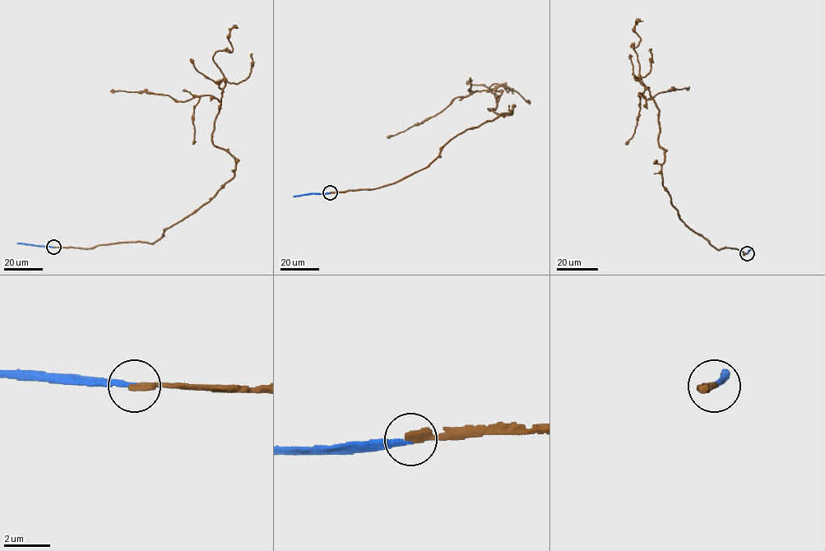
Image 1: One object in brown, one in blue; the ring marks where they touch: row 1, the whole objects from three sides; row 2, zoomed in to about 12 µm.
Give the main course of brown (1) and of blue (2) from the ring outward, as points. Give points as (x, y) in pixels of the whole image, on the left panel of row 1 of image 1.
1: (53, 247), (155, 243), (234, 175), (234, 159), (212, 143), (216, 98), (177, 102), (110, 90)
2: (53, 247), (16, 243)

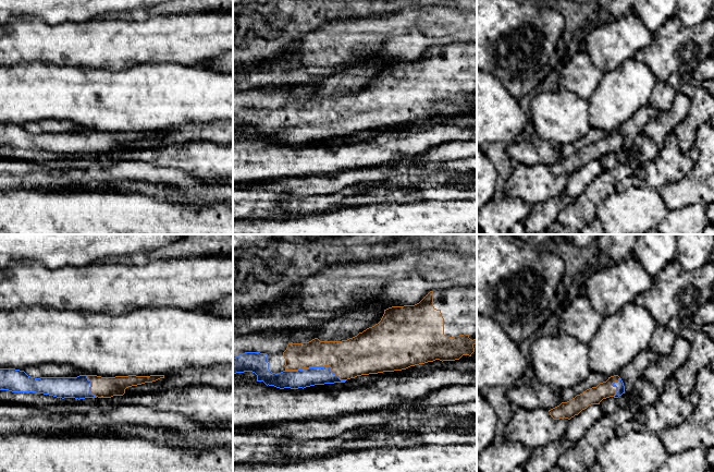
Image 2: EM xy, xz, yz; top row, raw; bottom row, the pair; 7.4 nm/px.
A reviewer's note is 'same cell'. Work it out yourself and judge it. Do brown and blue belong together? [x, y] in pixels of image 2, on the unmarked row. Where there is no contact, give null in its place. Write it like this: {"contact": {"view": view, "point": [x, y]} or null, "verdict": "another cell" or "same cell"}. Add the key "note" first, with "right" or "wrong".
{"note": "right", "contact": {"view": "xz", "point": [317, 122]}, "verdict": "same cell"}

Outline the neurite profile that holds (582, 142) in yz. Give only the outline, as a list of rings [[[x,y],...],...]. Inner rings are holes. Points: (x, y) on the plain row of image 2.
[[[591,128],[587,135],[580,137],[575,143],[559,146],[561,158],[567,158],[577,150],[582,149],[589,144],[596,143],[600,138],[606,137],[607,135],[607,131]]]

